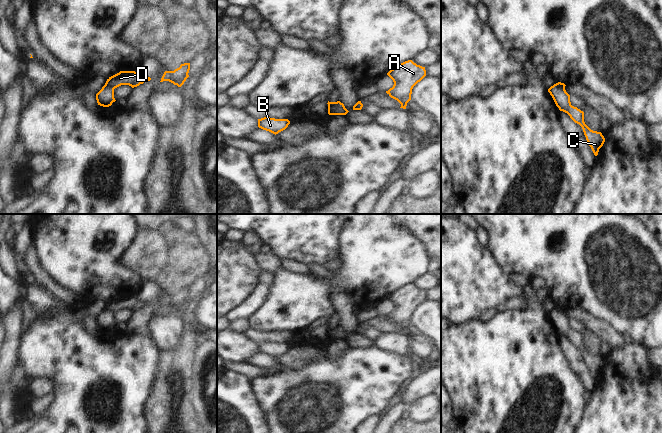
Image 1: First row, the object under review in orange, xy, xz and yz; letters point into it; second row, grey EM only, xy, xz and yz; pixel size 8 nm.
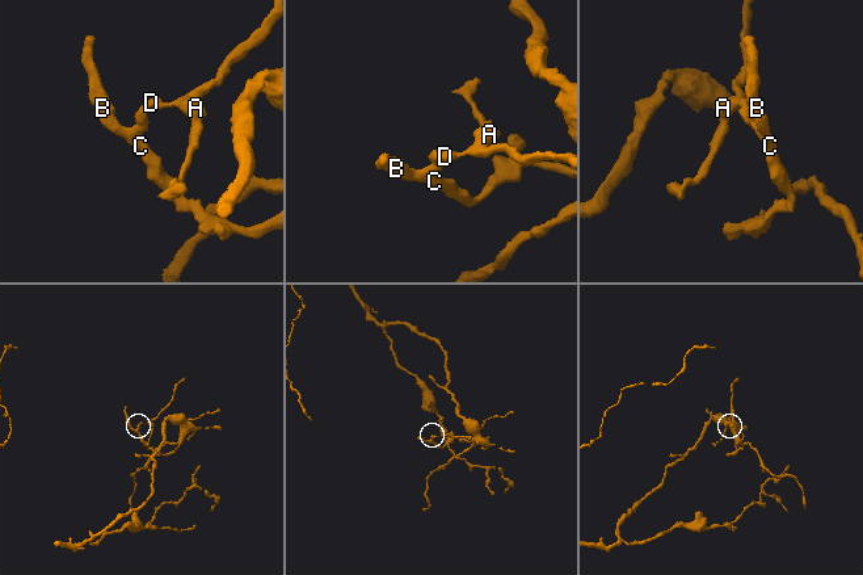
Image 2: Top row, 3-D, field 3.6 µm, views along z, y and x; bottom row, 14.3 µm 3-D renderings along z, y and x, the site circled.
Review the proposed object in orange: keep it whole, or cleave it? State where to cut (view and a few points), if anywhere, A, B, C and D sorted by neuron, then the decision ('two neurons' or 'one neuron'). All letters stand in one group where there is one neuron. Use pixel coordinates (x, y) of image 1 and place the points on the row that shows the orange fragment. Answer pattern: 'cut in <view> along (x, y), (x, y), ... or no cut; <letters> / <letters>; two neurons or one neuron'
cut in xy along (104, 85), (110, 86), (113, 89); A D / B C; two neurons

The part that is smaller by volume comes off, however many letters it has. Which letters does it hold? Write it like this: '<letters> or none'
A, D

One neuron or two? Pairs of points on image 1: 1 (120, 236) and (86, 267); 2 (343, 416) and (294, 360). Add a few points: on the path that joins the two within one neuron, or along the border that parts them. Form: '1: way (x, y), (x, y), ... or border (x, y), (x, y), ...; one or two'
1: way (112, 244), (109, 244), (94, 259); one
2: border (320, 354), (318, 358), (301, 367), (285, 368); two

